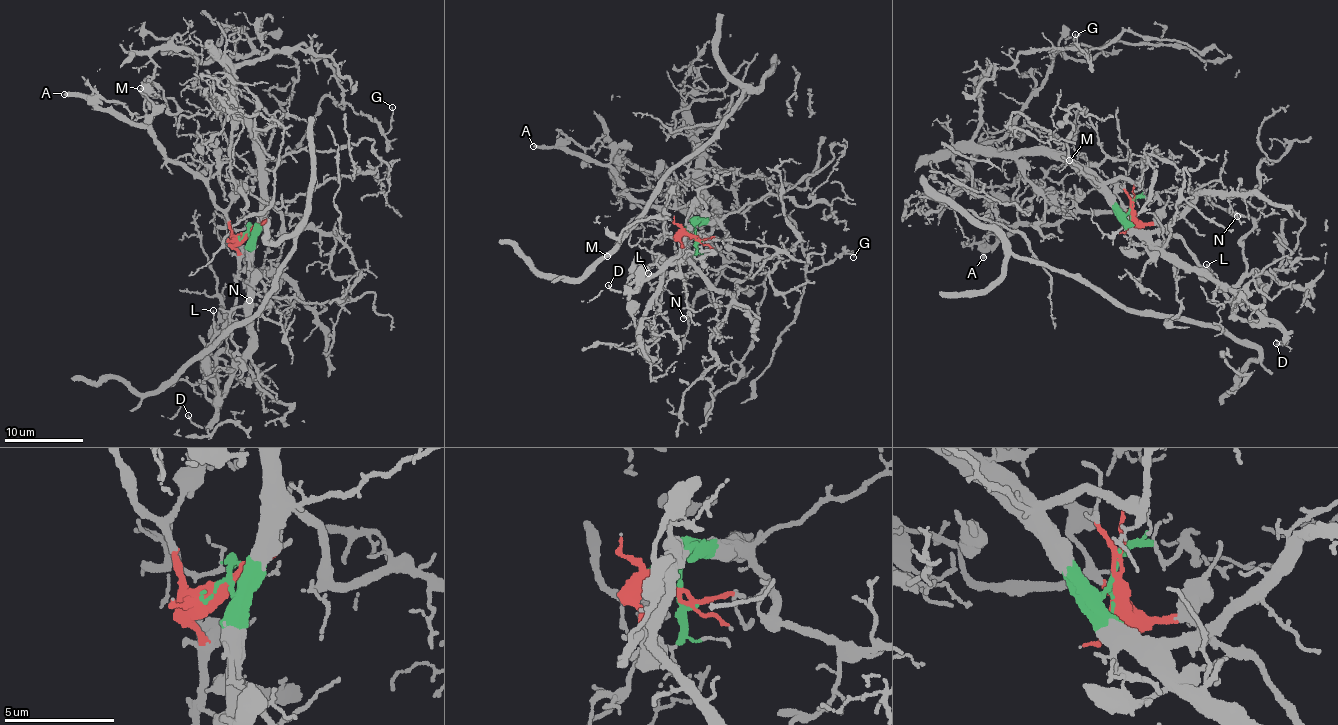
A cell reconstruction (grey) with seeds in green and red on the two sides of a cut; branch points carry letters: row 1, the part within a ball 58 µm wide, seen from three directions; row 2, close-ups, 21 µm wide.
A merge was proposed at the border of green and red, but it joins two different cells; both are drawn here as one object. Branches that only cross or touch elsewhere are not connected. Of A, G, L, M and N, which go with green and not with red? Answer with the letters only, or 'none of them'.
G, M, N

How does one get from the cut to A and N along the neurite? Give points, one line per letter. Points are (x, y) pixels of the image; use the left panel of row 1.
A: (245, 235), (233, 234), (230, 223), (201, 179), (171, 161), (154, 134), (95, 110), (82, 97), (64, 94)
N: (244, 234), (246, 270), (277, 272), (296, 299), (277, 310), (249, 299)

